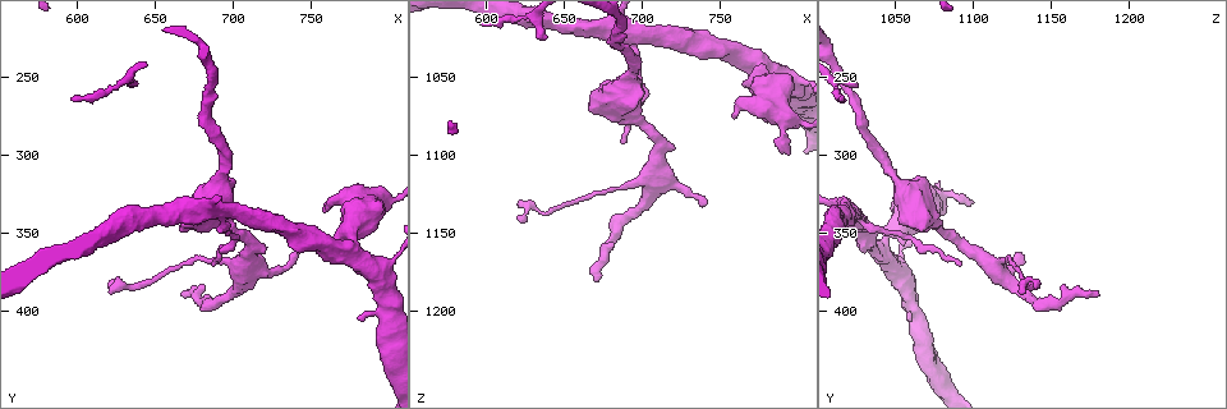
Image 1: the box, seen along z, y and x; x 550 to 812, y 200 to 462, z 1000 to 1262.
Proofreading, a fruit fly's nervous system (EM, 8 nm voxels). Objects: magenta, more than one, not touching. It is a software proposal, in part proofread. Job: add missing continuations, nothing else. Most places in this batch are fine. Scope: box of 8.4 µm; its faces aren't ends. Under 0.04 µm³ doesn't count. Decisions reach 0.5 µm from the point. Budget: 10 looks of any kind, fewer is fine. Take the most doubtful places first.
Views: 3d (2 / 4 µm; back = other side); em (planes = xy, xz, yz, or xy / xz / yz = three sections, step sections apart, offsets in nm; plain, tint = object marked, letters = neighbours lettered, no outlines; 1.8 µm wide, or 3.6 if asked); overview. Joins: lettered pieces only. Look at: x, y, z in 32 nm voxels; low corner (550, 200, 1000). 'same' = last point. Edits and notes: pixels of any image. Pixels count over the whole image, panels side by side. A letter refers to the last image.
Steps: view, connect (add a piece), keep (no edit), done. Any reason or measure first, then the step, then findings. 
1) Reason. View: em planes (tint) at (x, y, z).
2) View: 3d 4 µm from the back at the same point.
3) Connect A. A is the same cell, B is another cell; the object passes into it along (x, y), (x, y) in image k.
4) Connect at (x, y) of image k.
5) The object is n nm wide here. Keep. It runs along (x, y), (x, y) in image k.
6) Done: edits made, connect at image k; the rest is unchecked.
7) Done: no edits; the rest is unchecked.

Free end. View: 3d 2 µm at (670, 388, 1180).

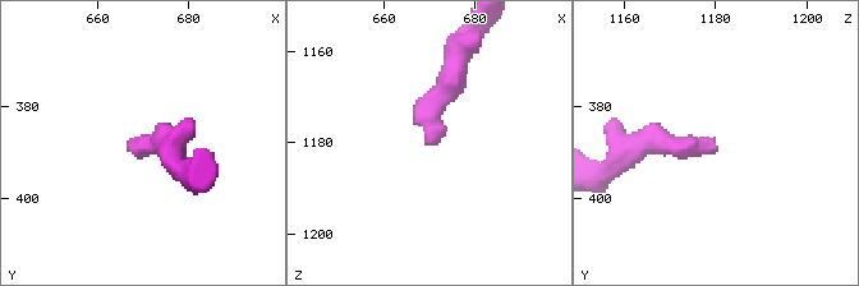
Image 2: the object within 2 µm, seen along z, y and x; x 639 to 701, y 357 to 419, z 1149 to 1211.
View: em planes (letters) at (671, 390, 1180).

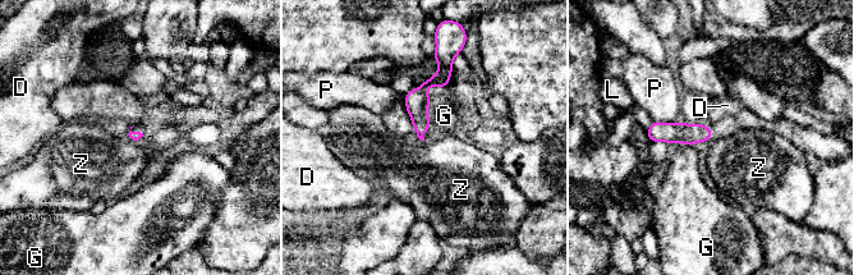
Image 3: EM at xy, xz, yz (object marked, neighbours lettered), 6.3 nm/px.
Keep. D, G, L, P and Z are other cells; a border runs along (128, 134), (138, 141) in image 3; none of them fits.

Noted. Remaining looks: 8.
Tapers out. View: em planes (plain) at (740, 364, 1128).

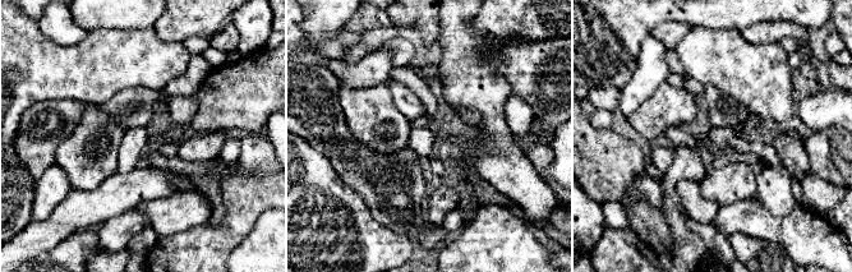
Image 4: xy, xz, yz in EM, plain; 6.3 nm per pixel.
What lies round it. View: em planes (letters) at the same point.

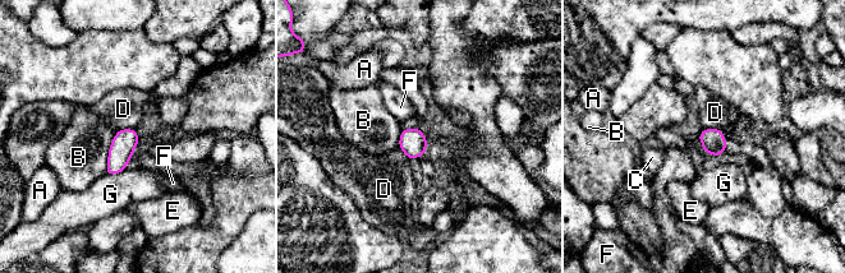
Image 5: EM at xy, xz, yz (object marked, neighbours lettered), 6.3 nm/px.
The object is 150 nm wide here. Keep. A, B, C, D, E, F and G are other cells; a border runs along (134, 128), (123, 128), (116, 132) in image 5; no lettered piece goes on from it.

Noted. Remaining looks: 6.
Thin end. View: em yz step 16 (plain) at (620, 384, 1138).

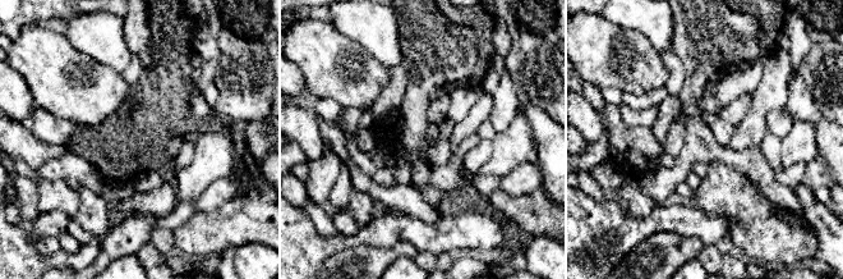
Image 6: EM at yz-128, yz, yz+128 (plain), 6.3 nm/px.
See the neighbours. View: em yz step 16 (letters) at the same point.

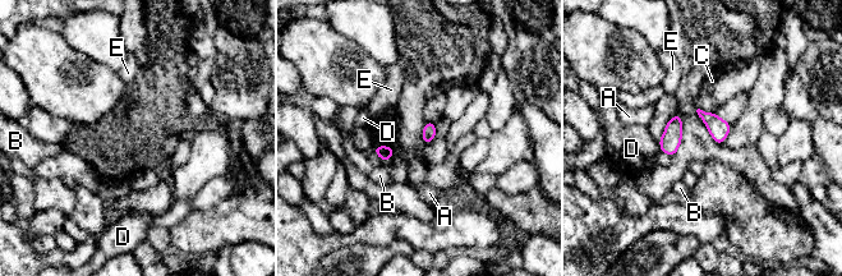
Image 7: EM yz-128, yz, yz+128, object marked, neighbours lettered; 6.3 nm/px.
Keep. A, B, C, D and E are other cells; a border runs along (395, 155), (387, 161) in image 7; none of them fits.

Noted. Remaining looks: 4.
Long arm stops here. View: em planes (letters) at (688, 372, 1092).

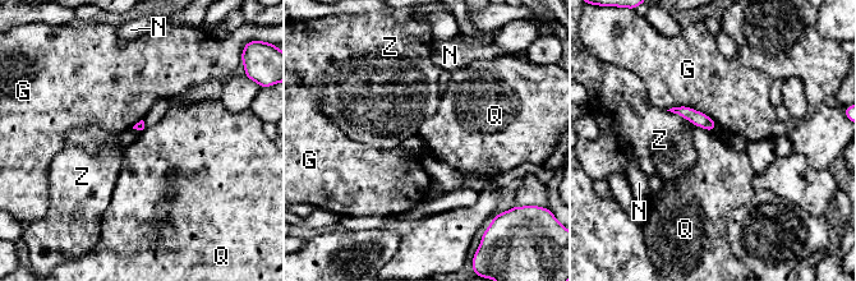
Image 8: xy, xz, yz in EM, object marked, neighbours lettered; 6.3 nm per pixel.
Keep. G, N, Q and Z are other cells; a border runs along (687, 119), (695, 125), (712, 132) in image 8; no lettered piece goes on from it.

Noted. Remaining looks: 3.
Done: no edits; the rest is unchecked.

